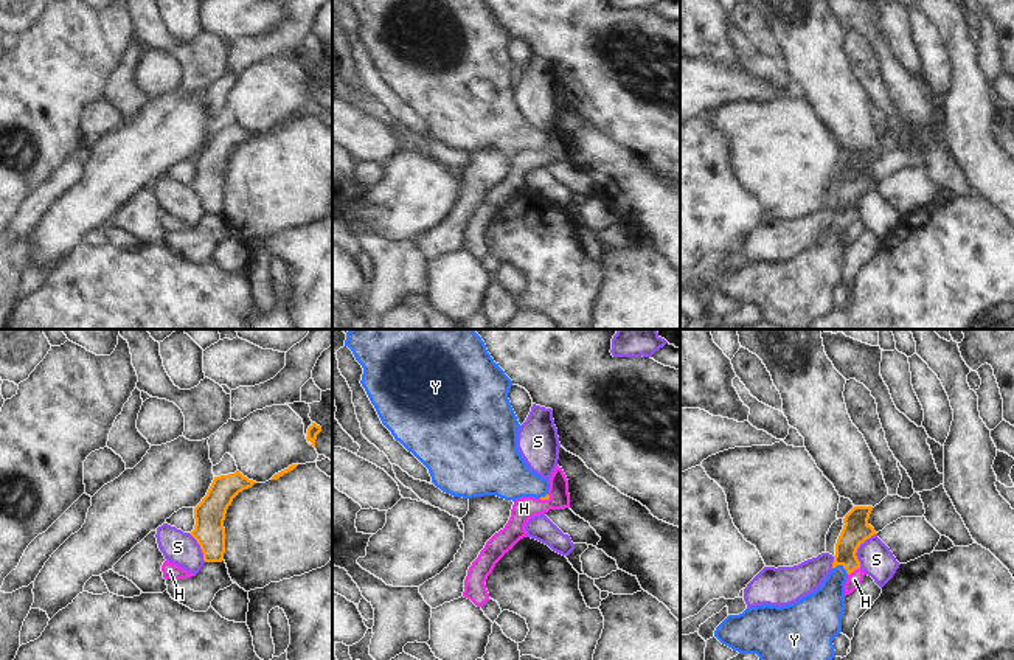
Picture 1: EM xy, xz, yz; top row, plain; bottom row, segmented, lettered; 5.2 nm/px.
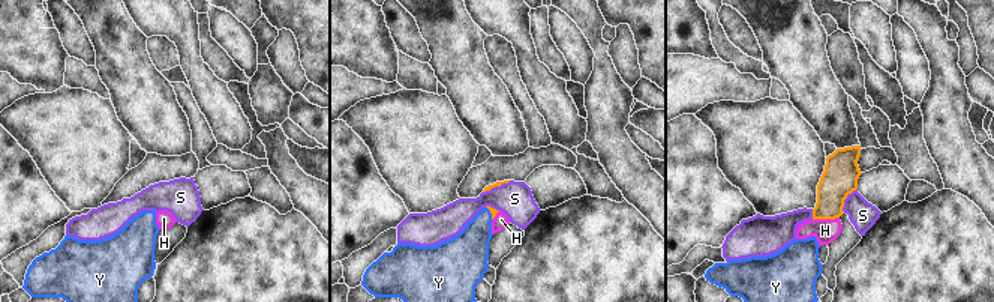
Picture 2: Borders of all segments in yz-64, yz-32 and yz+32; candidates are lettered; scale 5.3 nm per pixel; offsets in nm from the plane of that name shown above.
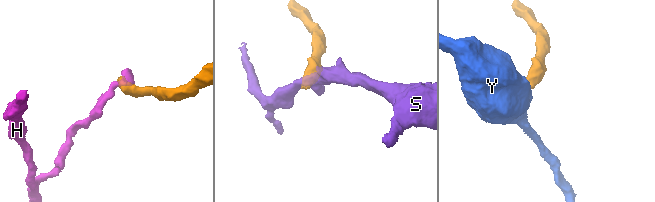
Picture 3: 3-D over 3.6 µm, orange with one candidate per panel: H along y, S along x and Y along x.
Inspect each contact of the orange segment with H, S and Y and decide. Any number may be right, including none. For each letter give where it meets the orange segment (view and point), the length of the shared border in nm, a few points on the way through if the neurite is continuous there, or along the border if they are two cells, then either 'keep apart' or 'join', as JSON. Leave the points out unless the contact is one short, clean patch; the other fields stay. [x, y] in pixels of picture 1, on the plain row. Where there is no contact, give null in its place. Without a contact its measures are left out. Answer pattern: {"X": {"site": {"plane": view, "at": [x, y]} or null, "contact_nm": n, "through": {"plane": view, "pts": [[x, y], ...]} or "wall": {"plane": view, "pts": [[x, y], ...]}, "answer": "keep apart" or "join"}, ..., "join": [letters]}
{"H": {"site": {"plane": "yz", "at": [853, 222]}, "contact_nm": 80, "wall": {"plane": "yz", "pts": [[859, 219], [848, 227]]}, "answer": "keep apart"}, "S": {"site": {"plane": "yz", "at": [857, 199]}, "contact_nm": 200, "wall": {"plane": "yz", "pts": [[876, 185], [857, 201], [859, 219]]}, "answer": "keep apart"}, "Y": {"site": {"plane": "yz", "at": [840, 216]}, "contact_nm": 90, "through": {"plane": "yz", "pts": [[856, 182], [840, 216], [840, 224], [823, 261]]}, "answer": "join"}, "join": ["Y"]}

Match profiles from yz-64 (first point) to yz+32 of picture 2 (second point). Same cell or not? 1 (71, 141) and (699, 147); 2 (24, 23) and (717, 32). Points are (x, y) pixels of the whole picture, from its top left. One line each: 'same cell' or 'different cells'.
1: different cells
2: different cells

